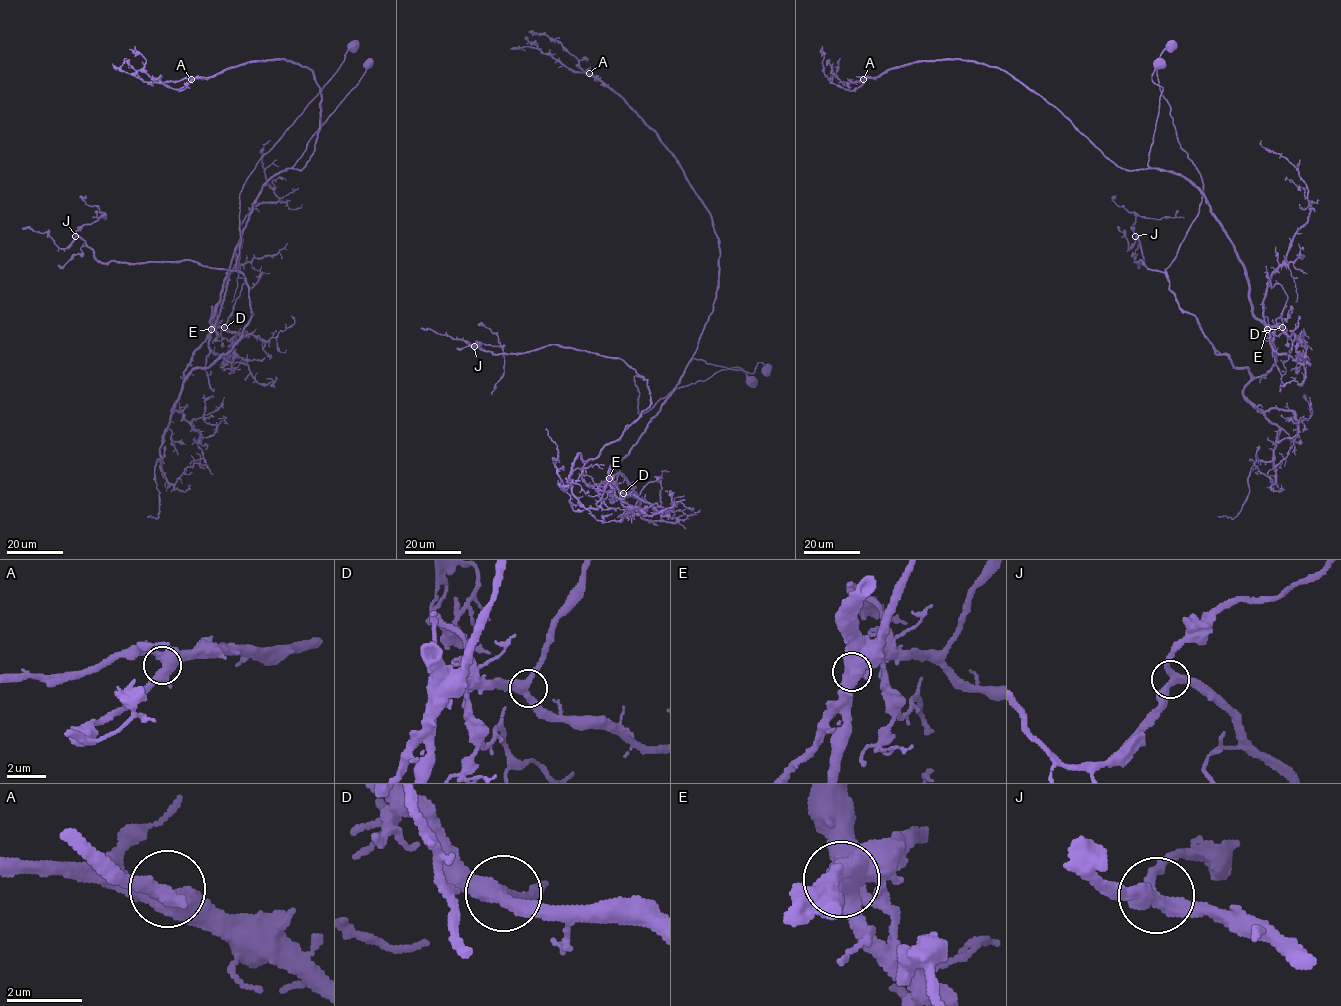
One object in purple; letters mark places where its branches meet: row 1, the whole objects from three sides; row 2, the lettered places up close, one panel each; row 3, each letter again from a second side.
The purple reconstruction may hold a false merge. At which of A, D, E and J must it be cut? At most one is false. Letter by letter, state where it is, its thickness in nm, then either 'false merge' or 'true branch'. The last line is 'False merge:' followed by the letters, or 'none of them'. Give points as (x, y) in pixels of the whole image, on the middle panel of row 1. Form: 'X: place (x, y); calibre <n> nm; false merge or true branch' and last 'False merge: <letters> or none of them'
A: place (589, 73); calibre 440 nm; true branch
D: place (623, 493); calibre 360 nm; true branch
E: place (609, 478); calibre 550 nm; false merge
J: place (474, 346); calibre 340 nm; true branch
False merge: E

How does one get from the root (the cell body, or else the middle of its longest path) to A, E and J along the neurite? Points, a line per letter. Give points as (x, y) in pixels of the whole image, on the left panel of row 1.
A: (367, 65), (310, 140), (293, 167), (300, 170), (319, 126), (321, 90), (307, 67), (267, 59), (191, 79)
E: (367, 65), (357, 84), (311, 138), (296, 164), (275, 174), (262, 187), (230, 263), (211, 329)
J: (367, 65), (254, 202), (184, 375), (208, 367), (252, 315), (241, 273), (101, 262), (75, 236)

